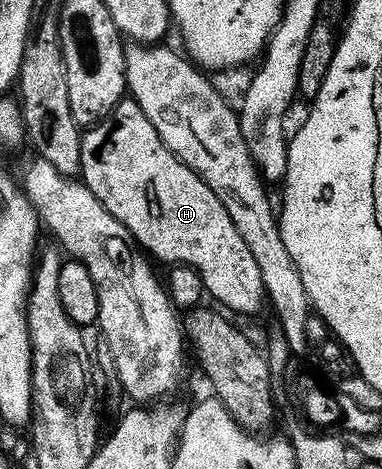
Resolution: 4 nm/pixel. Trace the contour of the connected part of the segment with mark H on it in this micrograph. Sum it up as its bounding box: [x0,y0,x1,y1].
[79,101,264,314]

